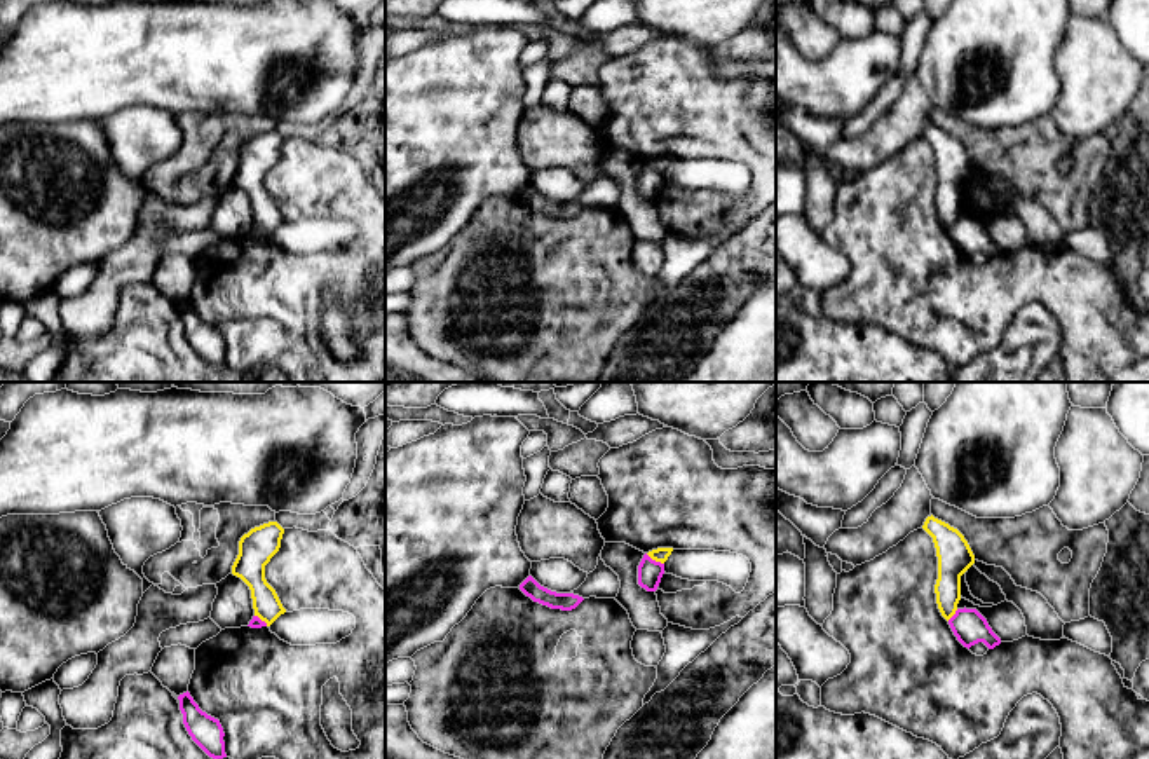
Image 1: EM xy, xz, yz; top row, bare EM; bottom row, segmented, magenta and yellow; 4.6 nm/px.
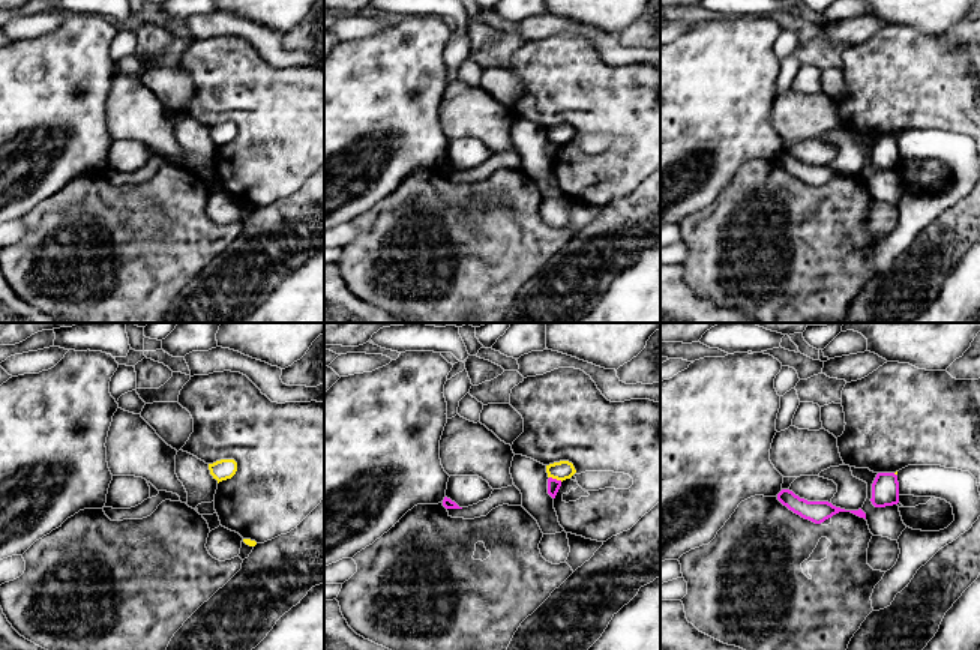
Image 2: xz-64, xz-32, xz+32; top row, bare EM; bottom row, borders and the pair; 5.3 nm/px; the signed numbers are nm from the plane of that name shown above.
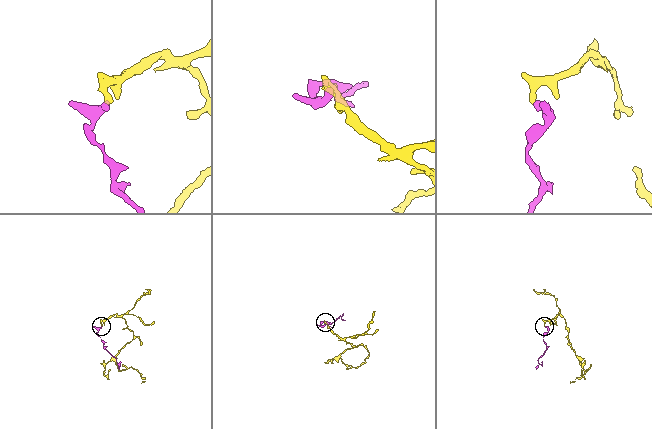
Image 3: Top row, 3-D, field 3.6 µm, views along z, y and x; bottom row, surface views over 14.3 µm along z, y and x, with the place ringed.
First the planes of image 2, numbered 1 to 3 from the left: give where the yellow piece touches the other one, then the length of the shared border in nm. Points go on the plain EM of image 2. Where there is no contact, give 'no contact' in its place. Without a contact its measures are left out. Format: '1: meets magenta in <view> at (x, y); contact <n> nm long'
1: no contact
2: meets magenta in xz-32 at (556, 143); contact 80 nm long
3: no contact

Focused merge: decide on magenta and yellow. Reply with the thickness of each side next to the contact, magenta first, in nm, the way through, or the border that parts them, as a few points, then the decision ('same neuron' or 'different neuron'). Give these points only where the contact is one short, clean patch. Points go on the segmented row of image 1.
110/70 nm | along xz (645, 553), (663, 564) | different neuron

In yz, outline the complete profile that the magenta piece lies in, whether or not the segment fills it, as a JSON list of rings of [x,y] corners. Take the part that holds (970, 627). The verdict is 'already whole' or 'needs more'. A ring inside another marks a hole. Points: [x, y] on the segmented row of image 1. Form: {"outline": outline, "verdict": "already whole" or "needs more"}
{"outline": [[[957,609],[948,625],[957,640],[968,649],[978,642],[983,642],[989,649],[1001,644],[1001,639],[976,609]]], "verdict": "already whole"}

